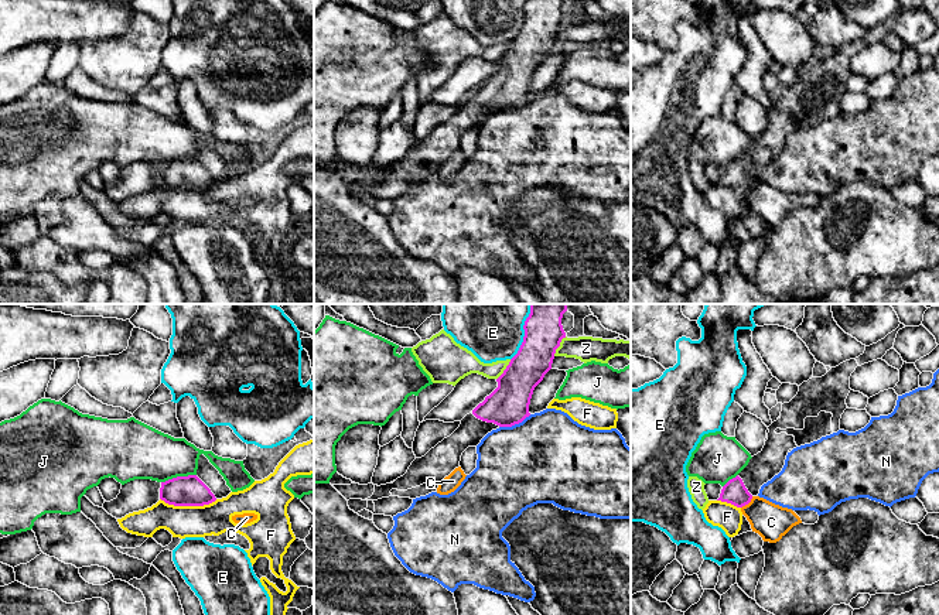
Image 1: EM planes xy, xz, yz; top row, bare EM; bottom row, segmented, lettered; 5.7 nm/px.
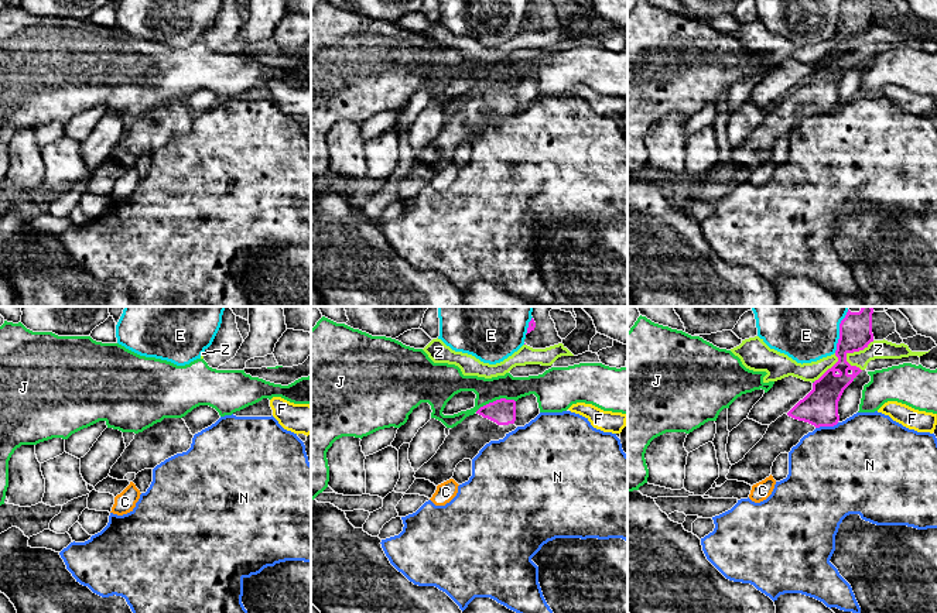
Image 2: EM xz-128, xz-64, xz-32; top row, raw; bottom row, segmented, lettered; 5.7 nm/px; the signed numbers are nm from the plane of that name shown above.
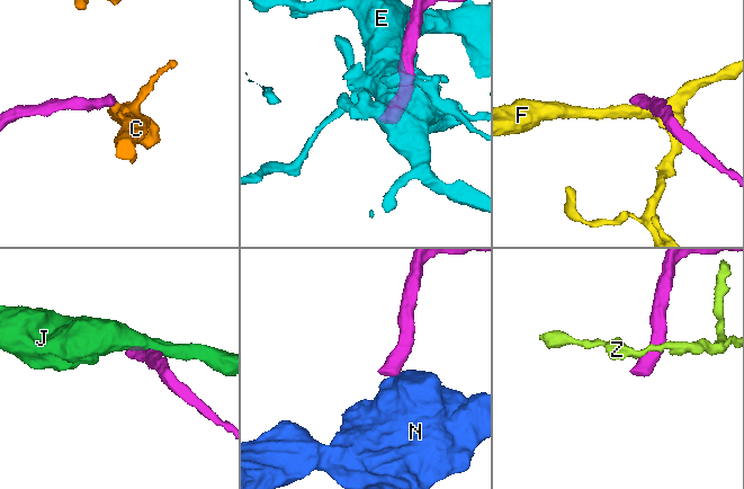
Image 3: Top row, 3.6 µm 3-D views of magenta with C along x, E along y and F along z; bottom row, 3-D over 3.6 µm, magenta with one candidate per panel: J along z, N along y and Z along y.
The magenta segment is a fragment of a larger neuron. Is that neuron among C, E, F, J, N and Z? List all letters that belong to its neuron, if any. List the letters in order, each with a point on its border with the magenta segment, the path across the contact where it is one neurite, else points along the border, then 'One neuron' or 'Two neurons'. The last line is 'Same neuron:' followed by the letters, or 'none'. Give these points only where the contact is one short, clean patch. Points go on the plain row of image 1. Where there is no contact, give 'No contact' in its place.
C: Touches magenta at yz (747, 187). Two neurons
E: Touches magenta at xz (523, 21). Two neurons
F: Touches magenta at xy (188, 188). Two neurons
J: Touches magenta at xy (178, 160). Boundary: xy (195, 157), (174, 160), (161, 166). Two neurons
N: Touches magenta at xz (515, 106). Boundary: xz (531, 98), (518, 106), (499, 110). Two neurons
Z: Touches magenta at xz (559, 28). Boundary: xz (566, 20), (553, 38). Two neurons
Same neuron: none

